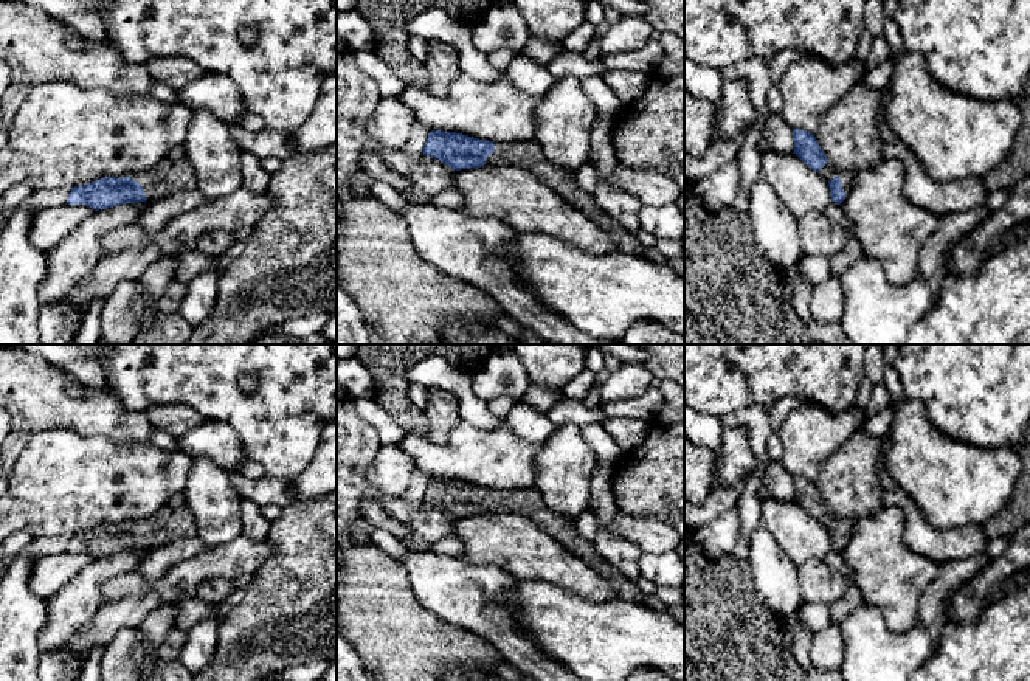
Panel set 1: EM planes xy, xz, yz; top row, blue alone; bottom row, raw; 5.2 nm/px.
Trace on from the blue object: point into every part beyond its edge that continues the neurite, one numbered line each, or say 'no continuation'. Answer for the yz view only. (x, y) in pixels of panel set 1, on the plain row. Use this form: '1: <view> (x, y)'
1: yz (847, 525)

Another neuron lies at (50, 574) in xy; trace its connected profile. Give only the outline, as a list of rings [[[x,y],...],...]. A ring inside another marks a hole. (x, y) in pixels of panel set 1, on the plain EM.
[[[59,552],[40,557],[29,579],[29,586],[42,600],[60,591],[74,576],[95,560],[87,552]]]

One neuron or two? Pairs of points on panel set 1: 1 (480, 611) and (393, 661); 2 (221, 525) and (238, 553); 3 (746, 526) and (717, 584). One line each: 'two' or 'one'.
1: two
2: two
3: two

